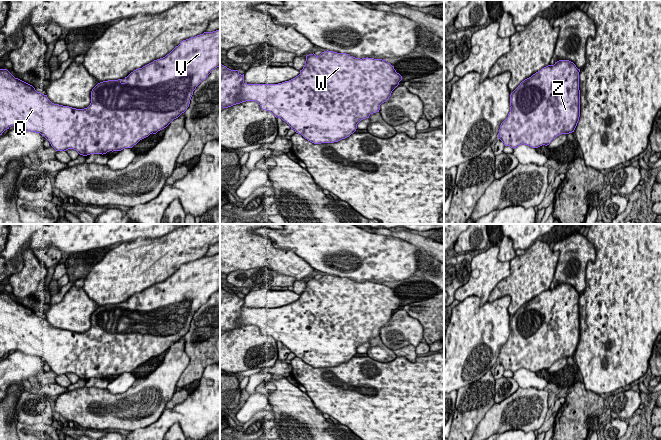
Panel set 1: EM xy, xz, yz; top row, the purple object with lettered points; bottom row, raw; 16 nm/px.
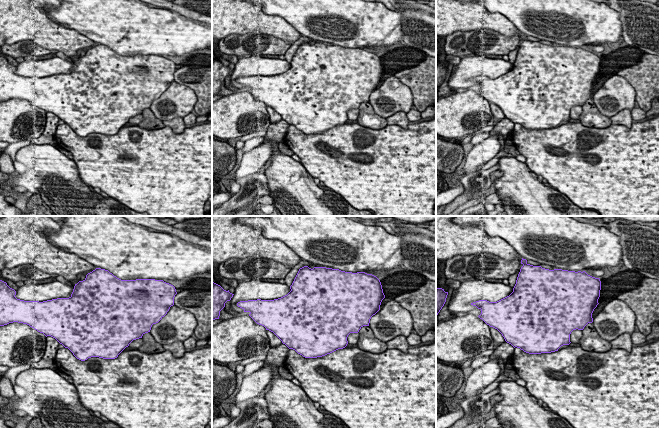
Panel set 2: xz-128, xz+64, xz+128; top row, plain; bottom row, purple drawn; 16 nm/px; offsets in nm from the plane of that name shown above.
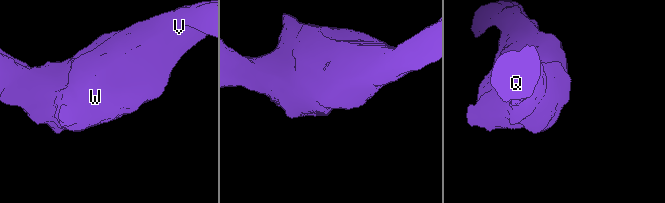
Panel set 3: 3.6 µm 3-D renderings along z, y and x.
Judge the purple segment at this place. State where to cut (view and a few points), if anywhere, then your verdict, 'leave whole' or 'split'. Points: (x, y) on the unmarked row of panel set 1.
no cut; leave whole

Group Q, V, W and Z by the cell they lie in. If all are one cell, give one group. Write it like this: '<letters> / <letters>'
Q V W Z

